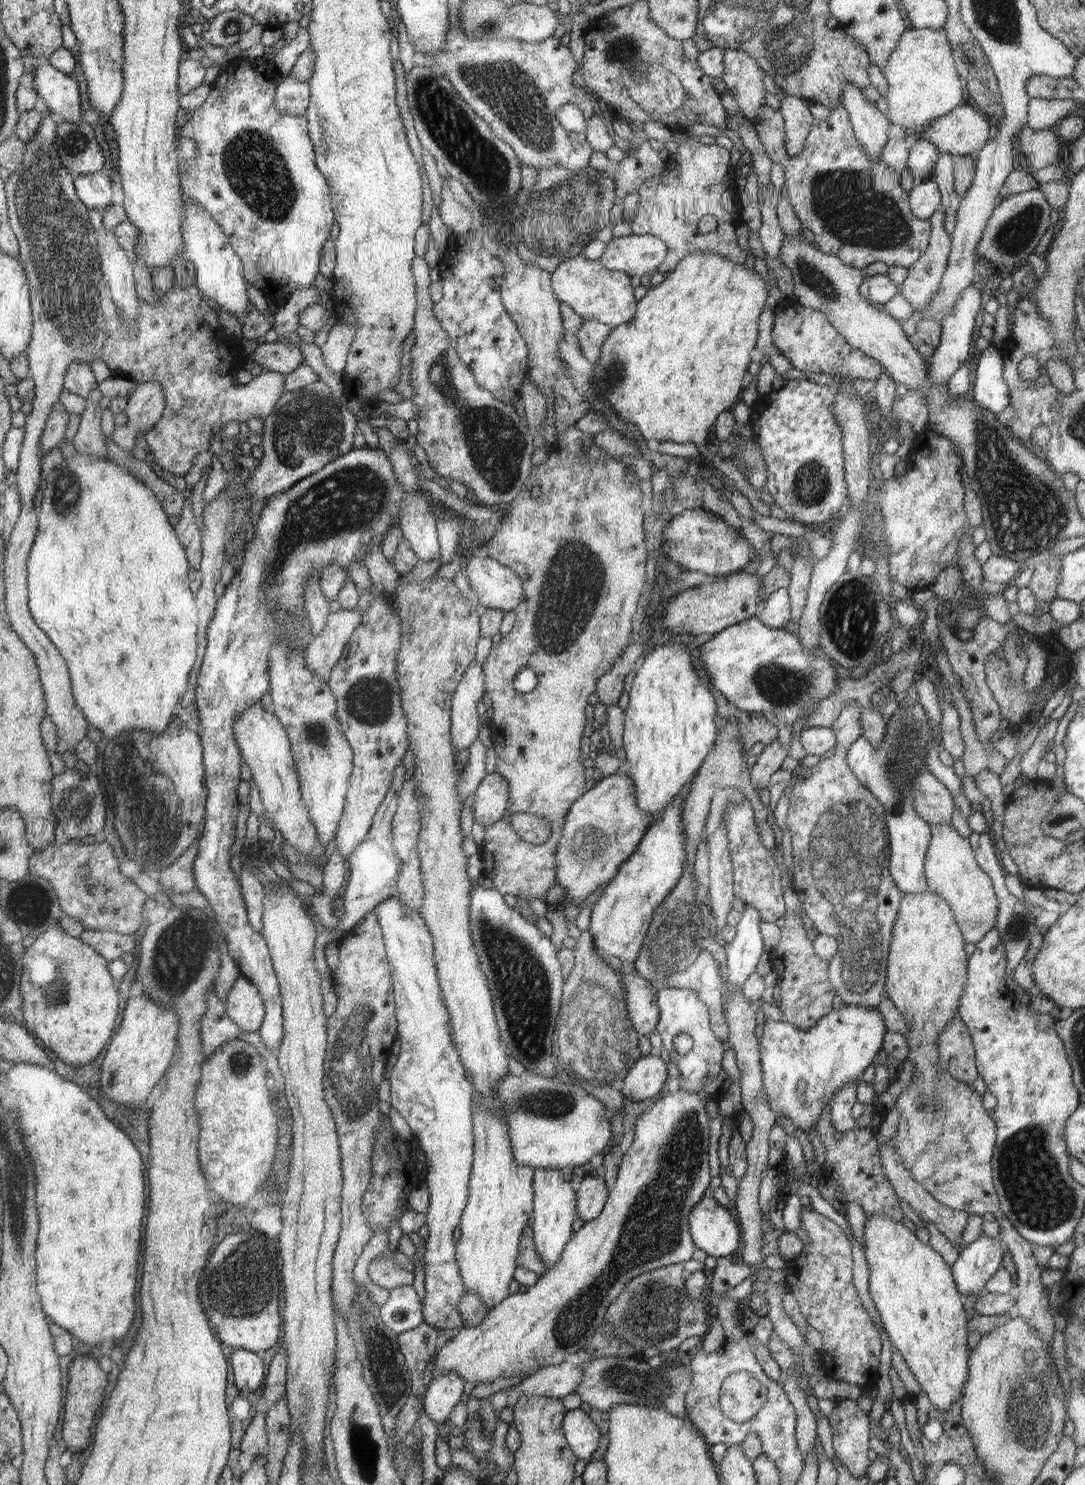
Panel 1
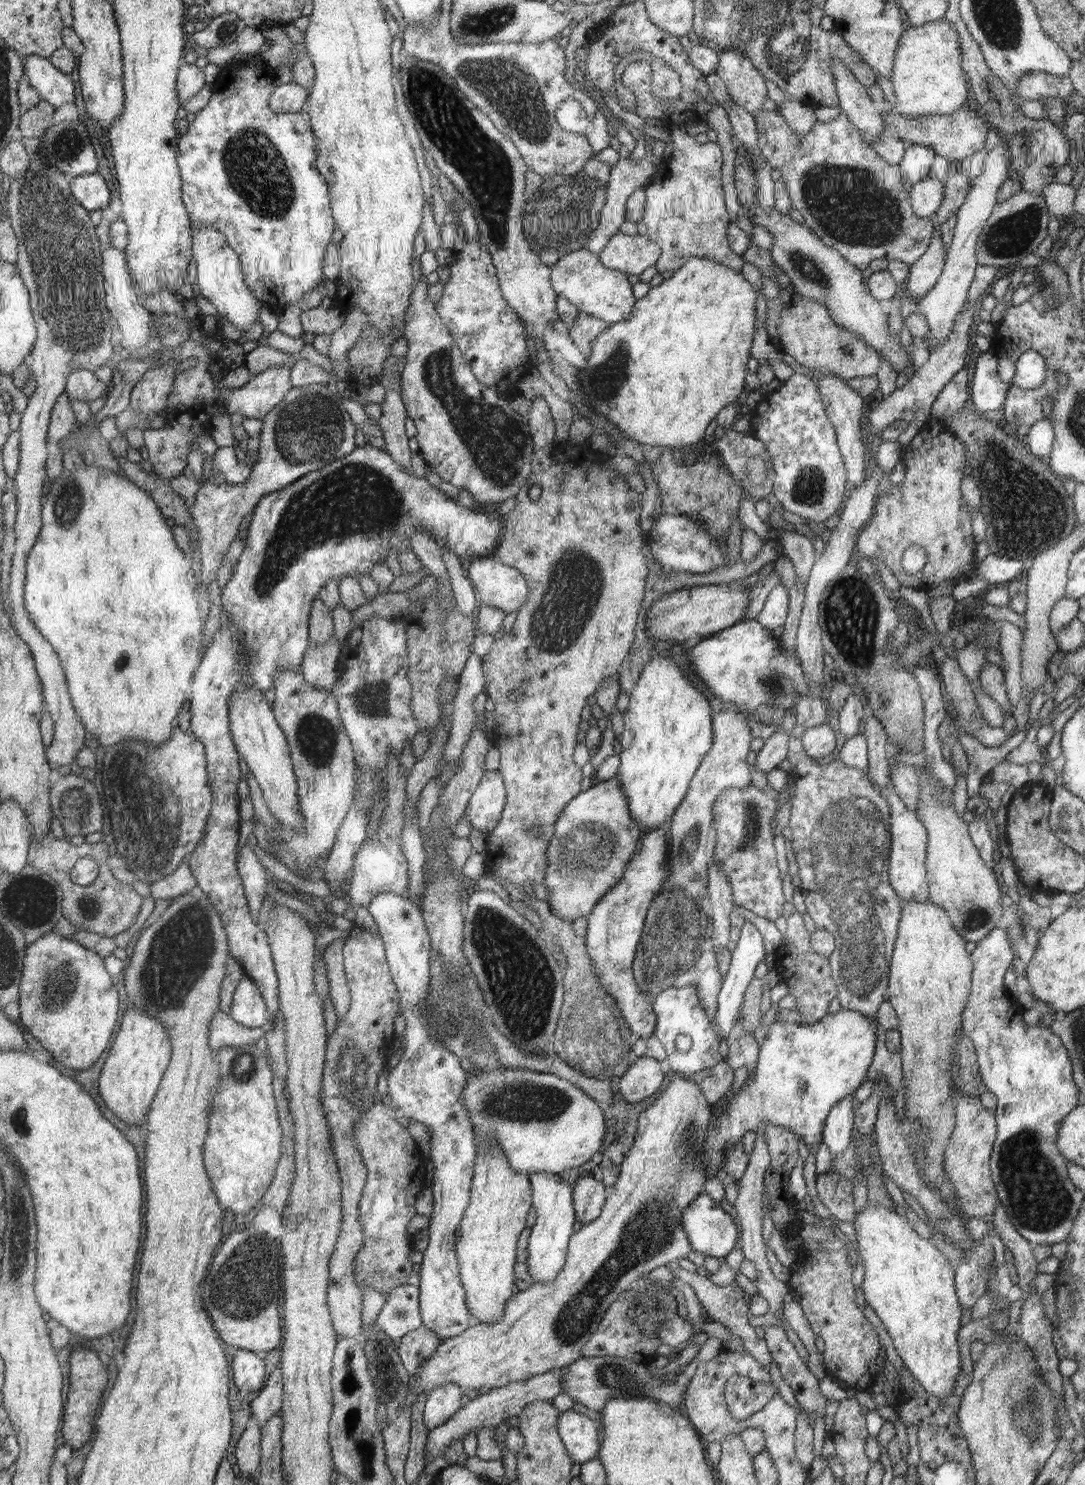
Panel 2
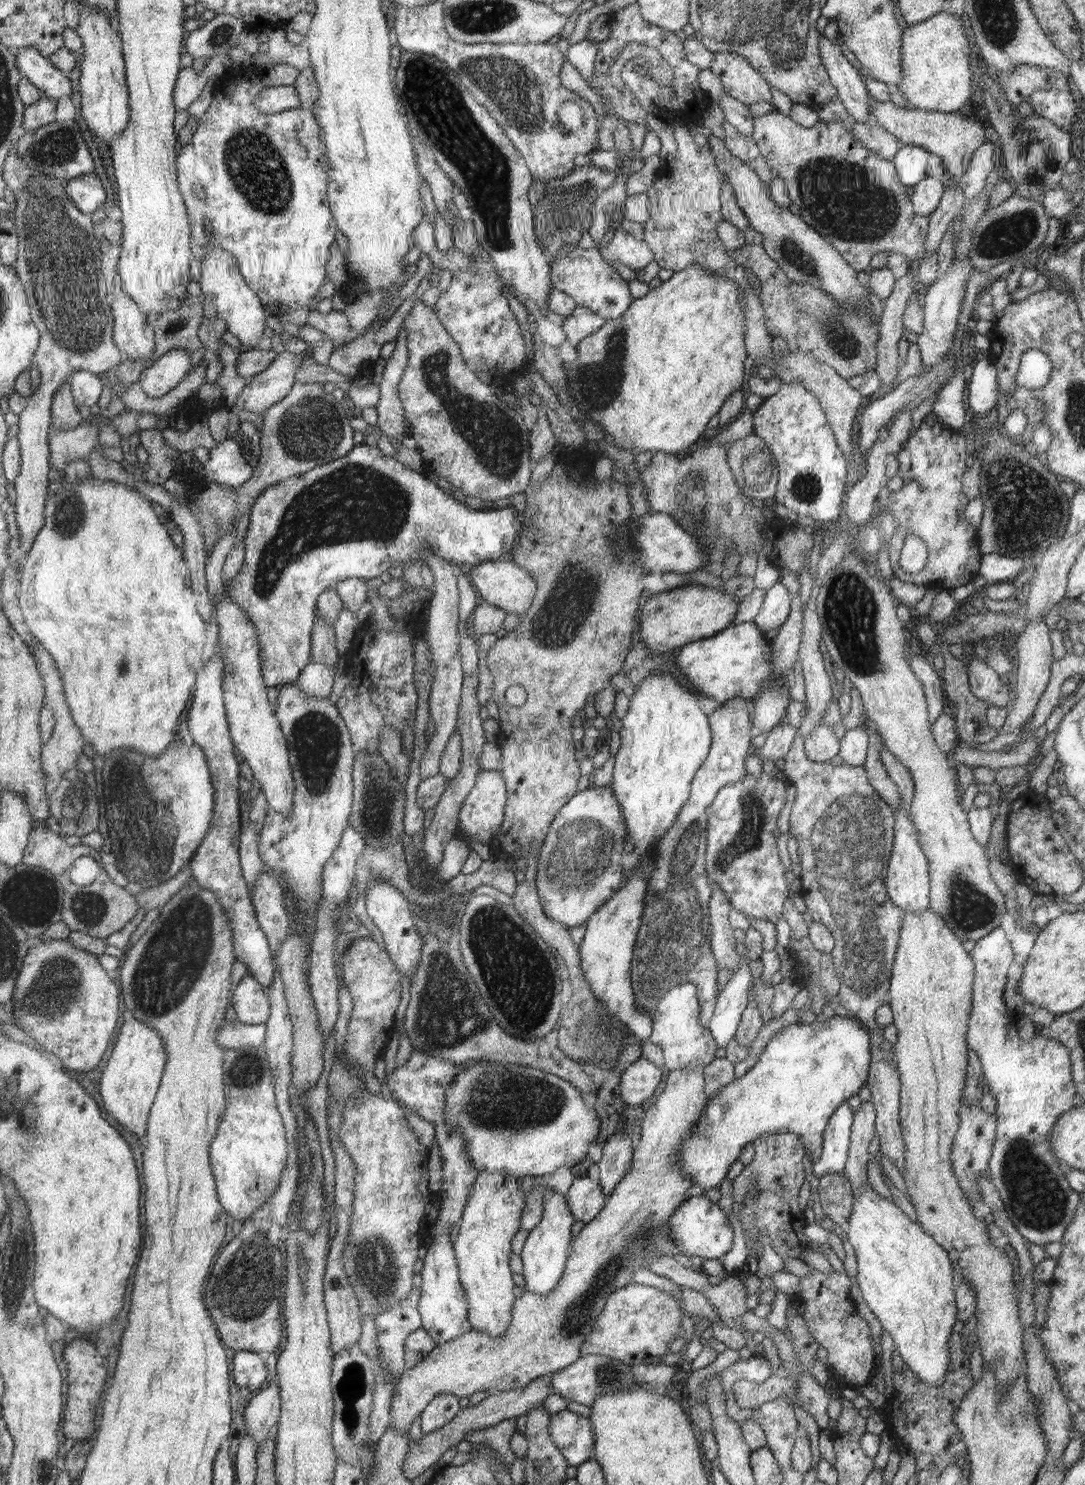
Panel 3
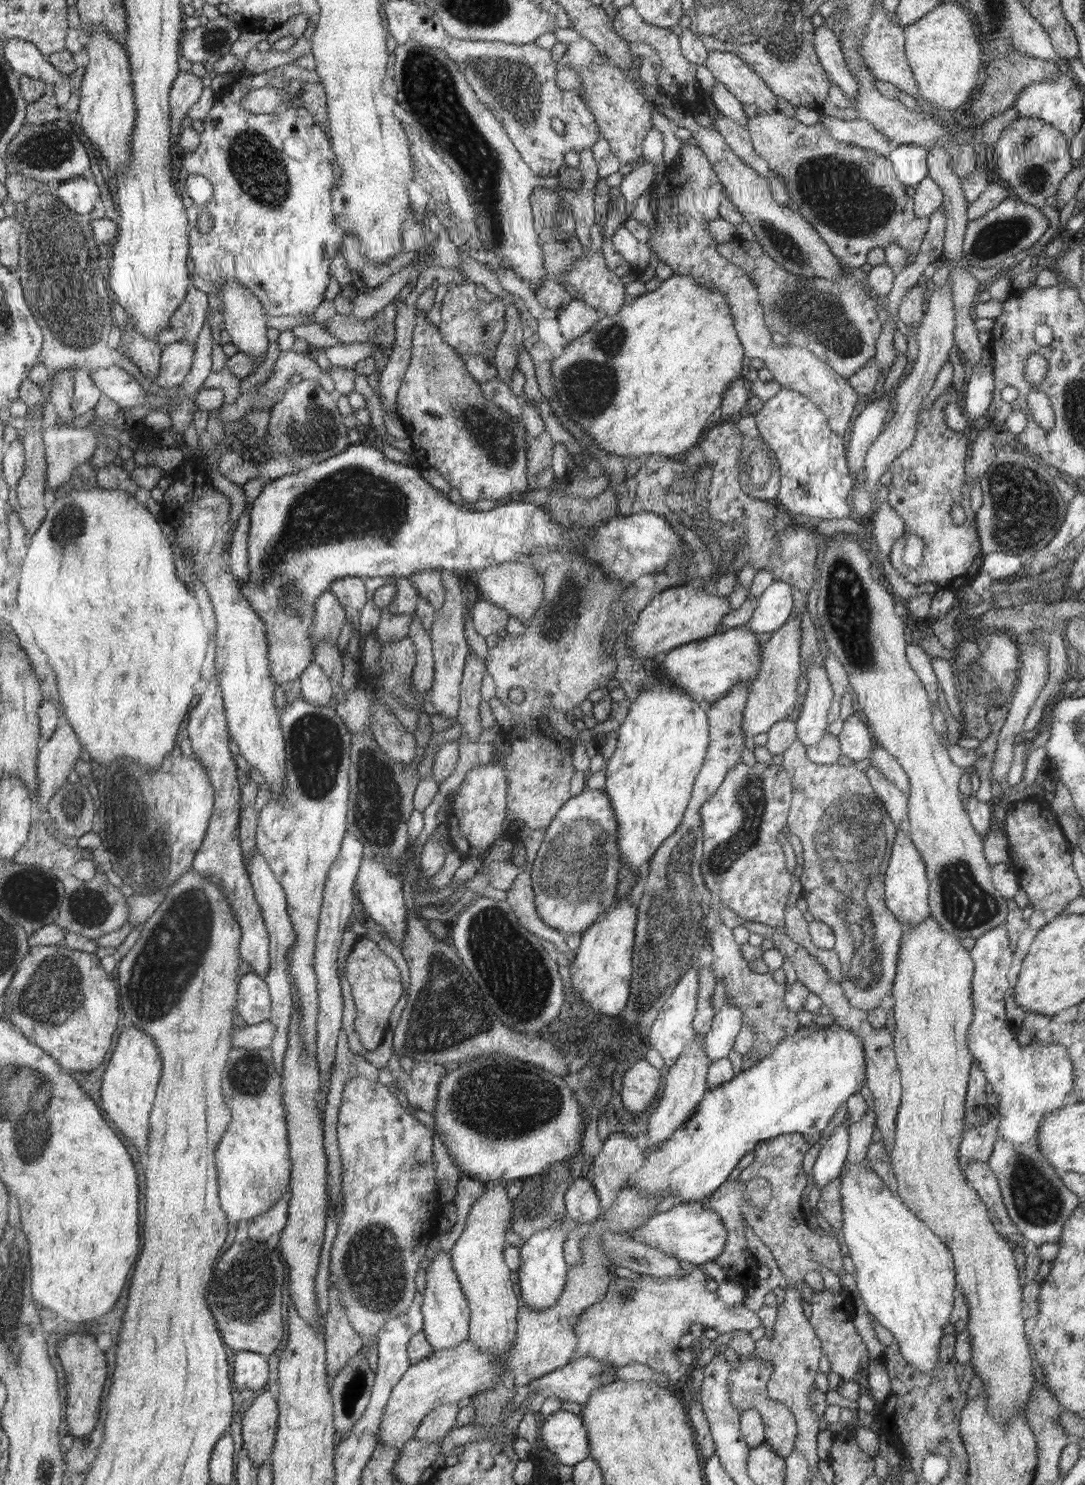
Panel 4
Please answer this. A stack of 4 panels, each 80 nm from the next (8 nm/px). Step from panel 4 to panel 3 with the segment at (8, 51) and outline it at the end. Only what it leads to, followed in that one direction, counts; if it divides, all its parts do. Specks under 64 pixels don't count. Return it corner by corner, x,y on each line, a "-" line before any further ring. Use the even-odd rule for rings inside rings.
26,47
18,49
14,53
21,76
33,82
44,97
52,98
52,100
62,97
71,98
70,80
48,57
42,56
38,49

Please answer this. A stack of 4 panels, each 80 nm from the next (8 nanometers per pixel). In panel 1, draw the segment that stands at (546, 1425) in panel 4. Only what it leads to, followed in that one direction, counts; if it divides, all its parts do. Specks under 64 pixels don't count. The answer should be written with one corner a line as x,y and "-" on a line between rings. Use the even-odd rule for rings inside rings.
581,1409
568,1410
562,1428
565,1439
578,1460
592,1460
592,1454
598,1450
600,1431
590,1415

